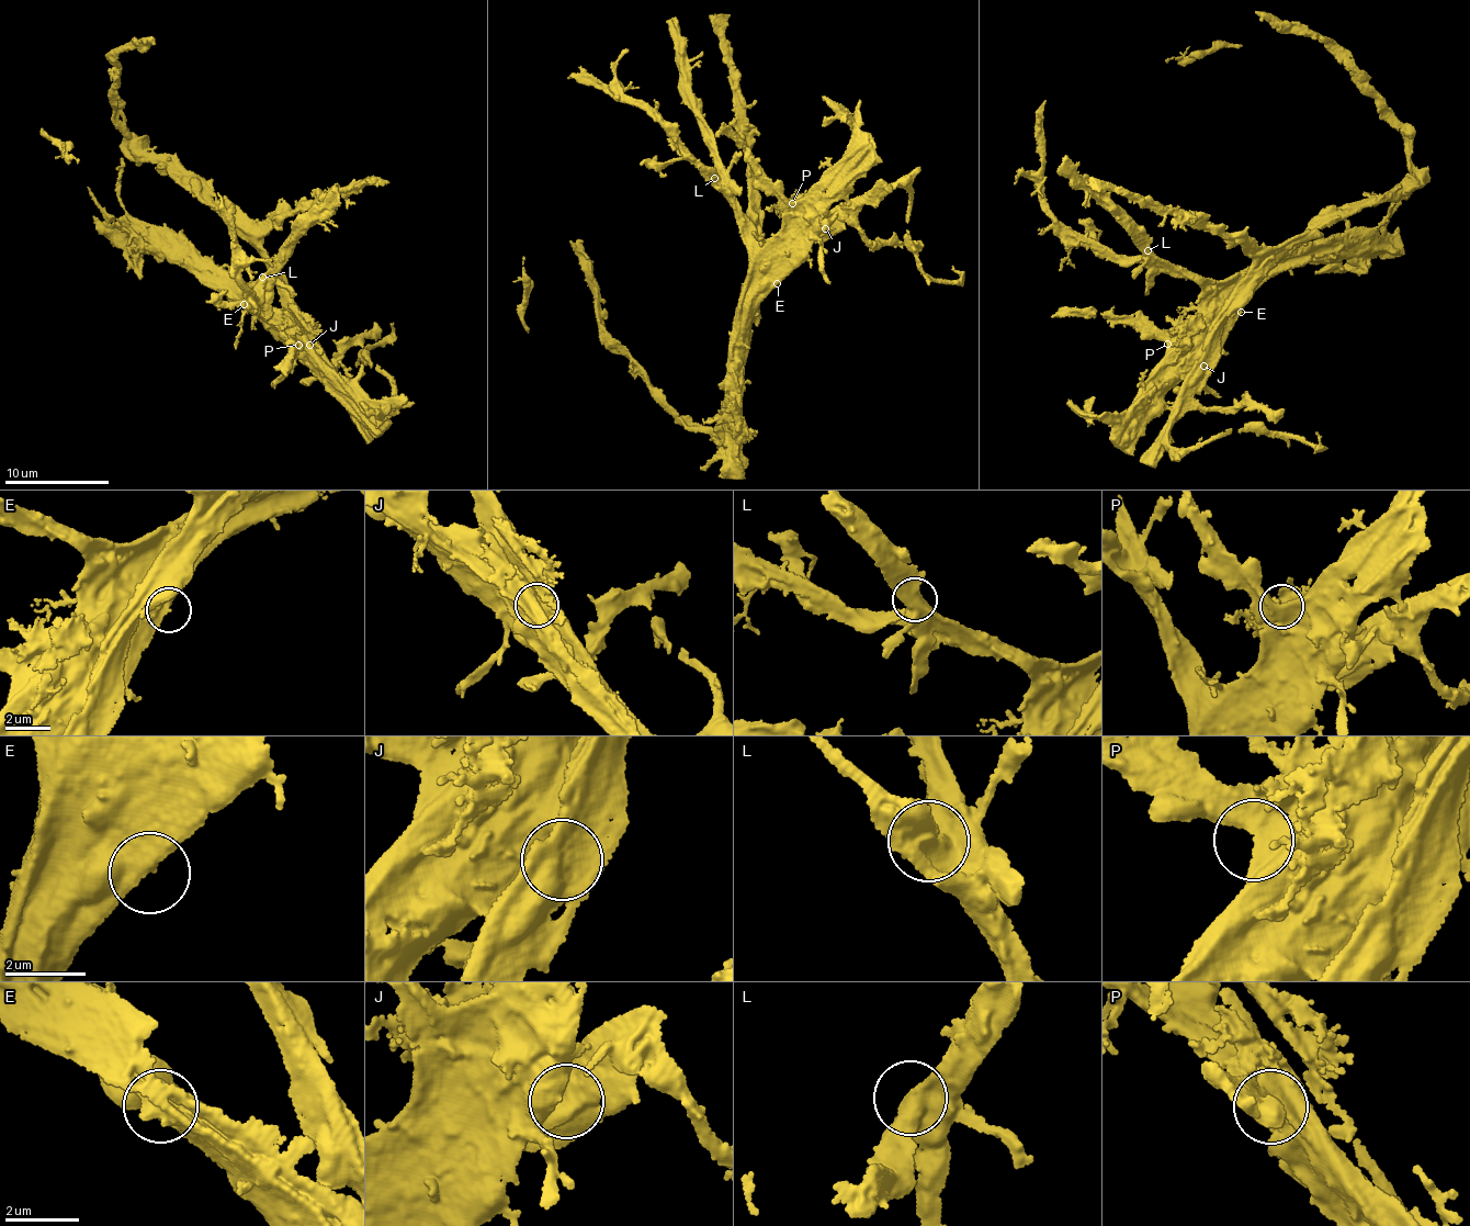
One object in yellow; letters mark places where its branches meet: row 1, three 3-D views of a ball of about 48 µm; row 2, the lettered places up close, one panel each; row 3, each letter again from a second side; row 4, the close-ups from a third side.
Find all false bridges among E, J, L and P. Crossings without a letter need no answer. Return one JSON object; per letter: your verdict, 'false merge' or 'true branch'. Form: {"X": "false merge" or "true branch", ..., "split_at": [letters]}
{"E": "true branch", "J": "false merge", "L": "true branch", "P": "true branch", "split_at": ["J"]}

